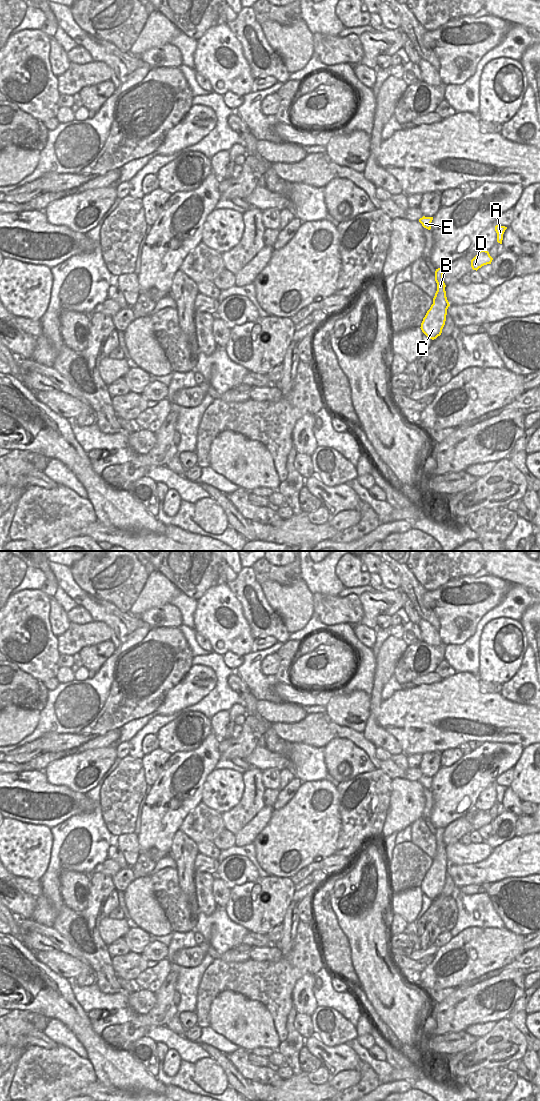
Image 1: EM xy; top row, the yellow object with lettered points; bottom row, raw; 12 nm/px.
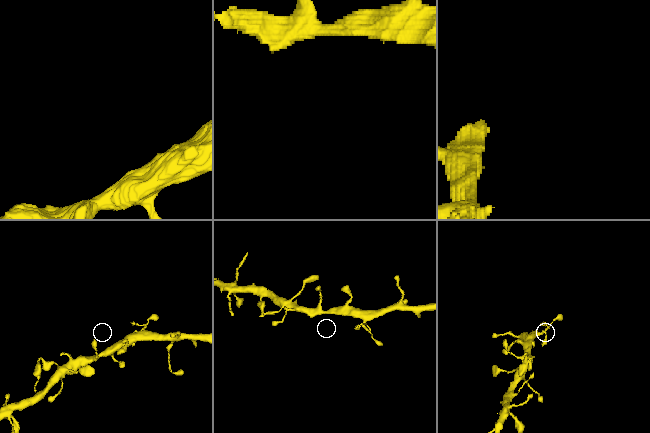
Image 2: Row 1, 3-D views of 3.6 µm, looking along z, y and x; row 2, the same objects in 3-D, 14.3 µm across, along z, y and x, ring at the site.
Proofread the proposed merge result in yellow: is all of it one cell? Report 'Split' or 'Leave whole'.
Leave whole

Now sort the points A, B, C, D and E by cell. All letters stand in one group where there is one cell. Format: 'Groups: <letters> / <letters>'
Groups: A B C D E

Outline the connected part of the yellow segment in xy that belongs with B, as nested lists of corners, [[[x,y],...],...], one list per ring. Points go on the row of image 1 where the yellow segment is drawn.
[[[438,268],[435,271],[437,291],[433,298],[433,304],[423,318],[420,327],[422,332],[432,340],[441,335],[446,321],[447,309],[450,306],[446,297],[446,285],[443,281],[444,272],[444,268]]]

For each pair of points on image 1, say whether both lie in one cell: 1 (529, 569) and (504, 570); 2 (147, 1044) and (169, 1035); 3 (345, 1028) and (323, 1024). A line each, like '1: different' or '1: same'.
1: same
2: different
3: same

